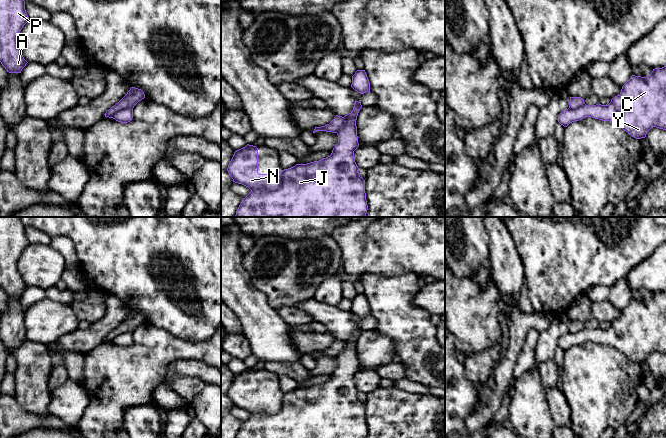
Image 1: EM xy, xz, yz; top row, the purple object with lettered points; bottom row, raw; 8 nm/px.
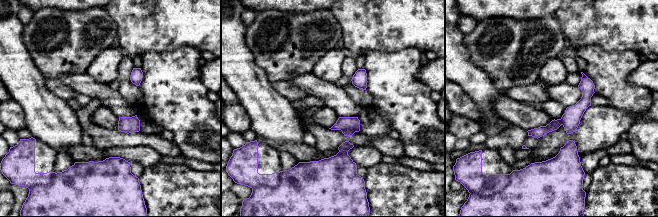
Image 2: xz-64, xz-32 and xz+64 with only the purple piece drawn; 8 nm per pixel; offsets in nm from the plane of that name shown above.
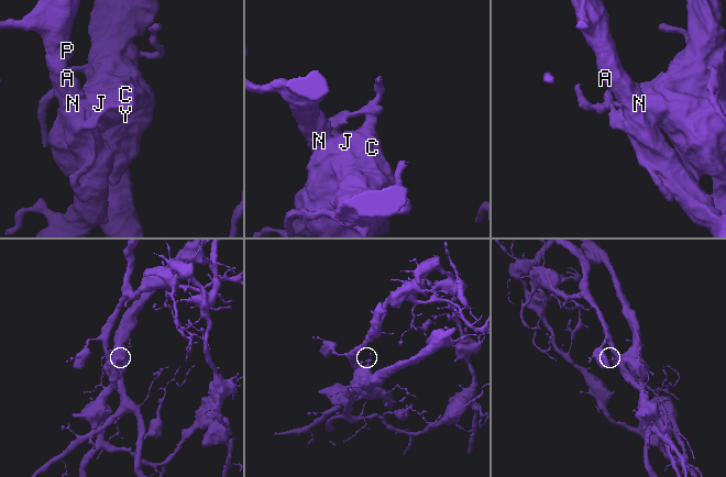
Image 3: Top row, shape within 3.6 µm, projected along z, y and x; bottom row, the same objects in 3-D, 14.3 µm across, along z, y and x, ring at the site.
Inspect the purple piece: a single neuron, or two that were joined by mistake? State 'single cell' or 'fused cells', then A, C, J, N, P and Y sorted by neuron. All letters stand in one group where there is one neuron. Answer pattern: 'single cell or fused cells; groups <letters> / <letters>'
fused cells; groups A N P / C J Y

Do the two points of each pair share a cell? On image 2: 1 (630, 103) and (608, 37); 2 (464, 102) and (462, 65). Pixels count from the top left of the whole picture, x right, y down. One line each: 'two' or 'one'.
1: two
2: two

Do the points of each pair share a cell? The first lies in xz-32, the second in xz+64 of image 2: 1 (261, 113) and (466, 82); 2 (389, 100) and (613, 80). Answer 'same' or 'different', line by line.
1: same
2: same

